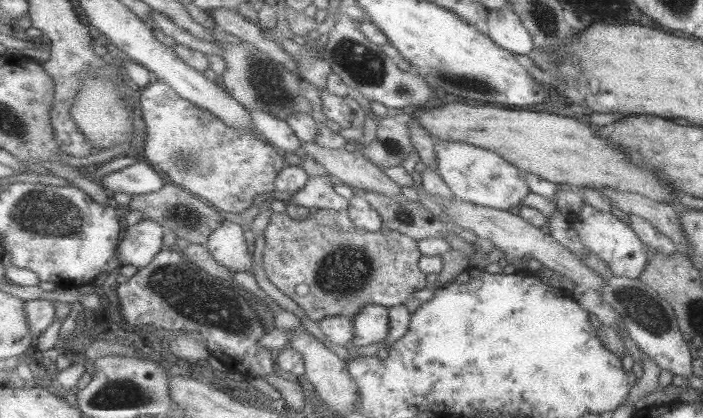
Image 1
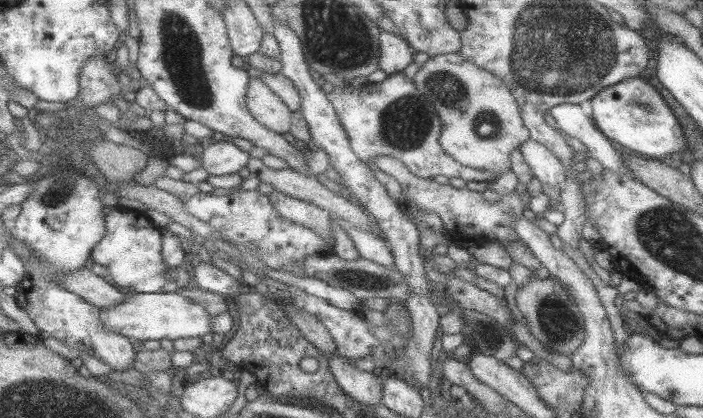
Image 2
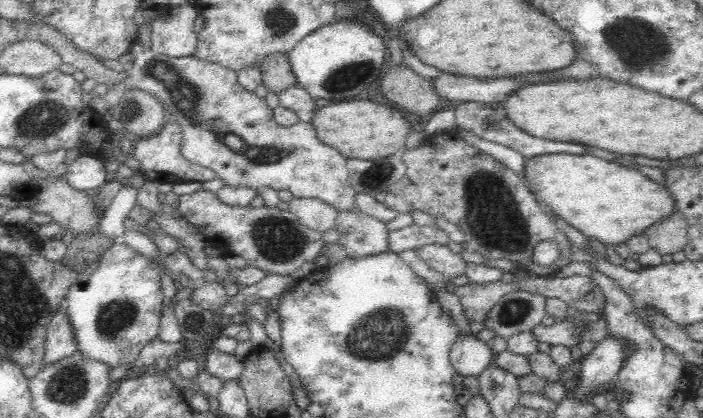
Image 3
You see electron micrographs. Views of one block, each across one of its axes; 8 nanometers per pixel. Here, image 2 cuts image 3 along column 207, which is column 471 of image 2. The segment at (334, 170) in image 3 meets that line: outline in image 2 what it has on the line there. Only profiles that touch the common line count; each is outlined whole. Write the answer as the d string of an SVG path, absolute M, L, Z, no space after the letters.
M460 53L433 56L414 76L419 90L435 105L439 117L443 121L441 145L455 160L471 168L485 169L497 175L507 174L512 170L511 155L517 147L530 139L530 130L522 117L522 108L511 87L489 70L481 68L471 60L466 60Z

